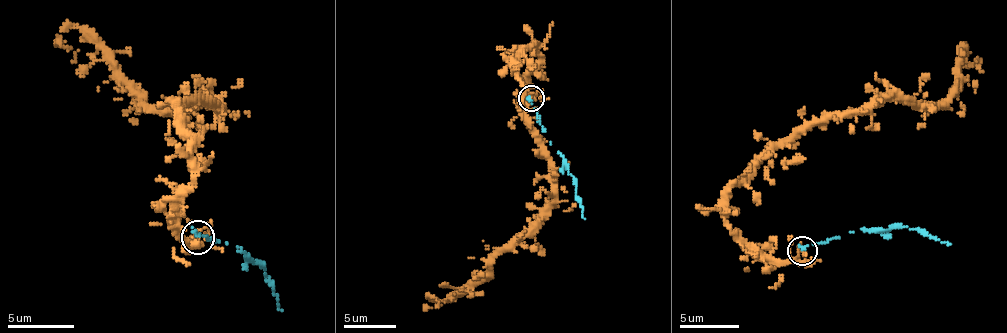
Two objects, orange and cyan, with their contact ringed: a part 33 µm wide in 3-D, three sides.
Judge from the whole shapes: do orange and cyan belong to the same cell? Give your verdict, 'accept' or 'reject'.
reject

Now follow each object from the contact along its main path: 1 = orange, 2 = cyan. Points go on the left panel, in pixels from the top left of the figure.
1: (199, 237), (177, 209), (196, 140), (177, 104), (218, 107), (157, 112), (64, 28), (72, 62)
2: (195, 234), (227, 244), (264, 268), (282, 310)

